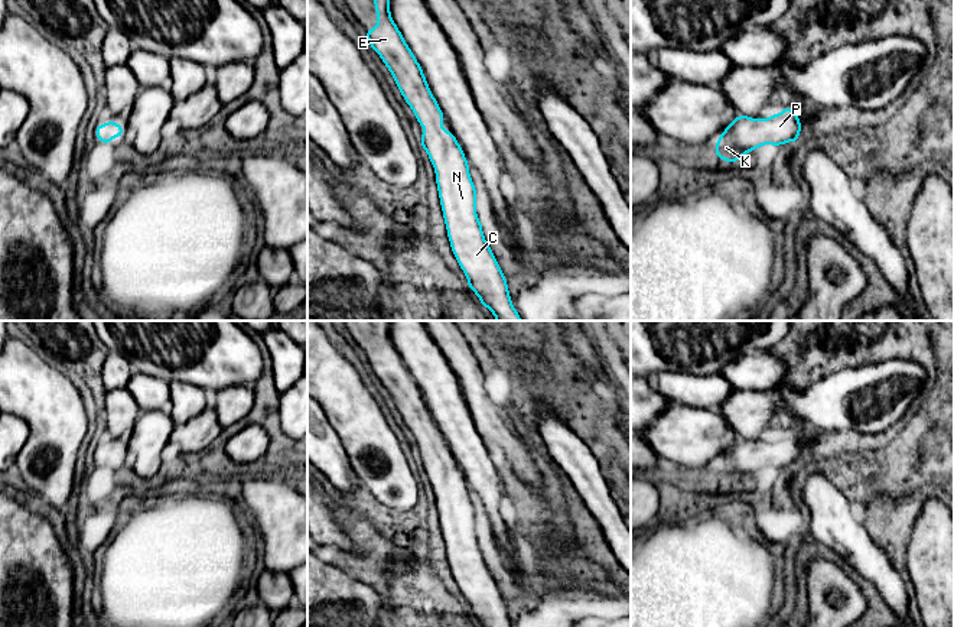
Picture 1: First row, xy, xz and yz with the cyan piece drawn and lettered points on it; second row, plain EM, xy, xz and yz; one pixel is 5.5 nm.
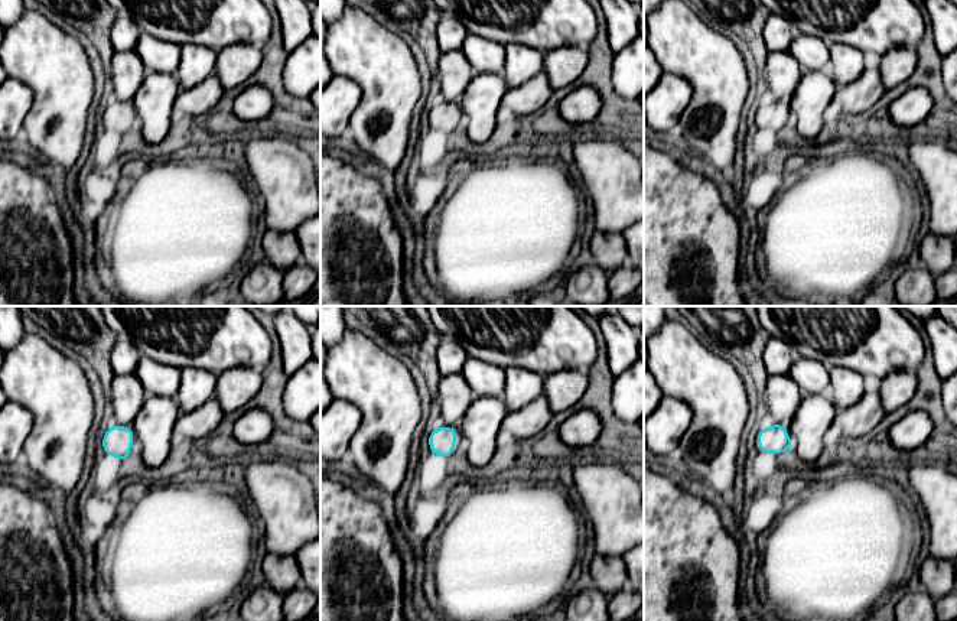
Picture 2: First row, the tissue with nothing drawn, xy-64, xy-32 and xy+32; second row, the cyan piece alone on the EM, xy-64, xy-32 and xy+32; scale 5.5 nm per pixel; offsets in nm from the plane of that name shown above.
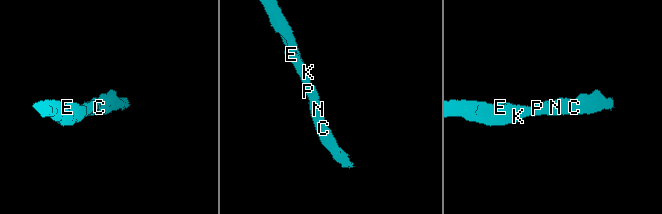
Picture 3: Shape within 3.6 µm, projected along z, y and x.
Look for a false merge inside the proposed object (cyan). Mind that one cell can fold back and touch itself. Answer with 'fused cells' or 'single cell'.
single cell

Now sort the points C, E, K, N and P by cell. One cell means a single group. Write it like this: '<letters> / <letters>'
C E K N P

